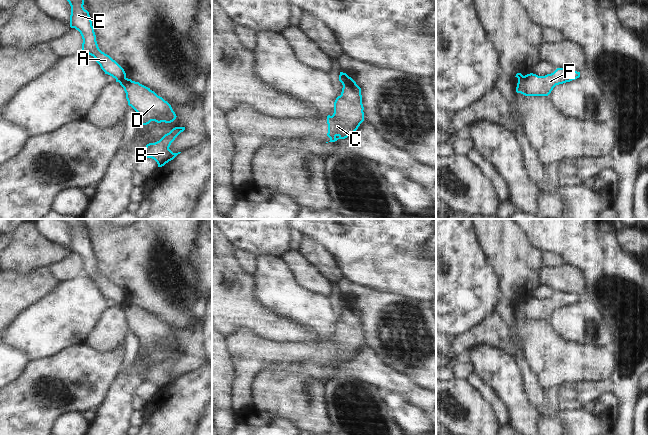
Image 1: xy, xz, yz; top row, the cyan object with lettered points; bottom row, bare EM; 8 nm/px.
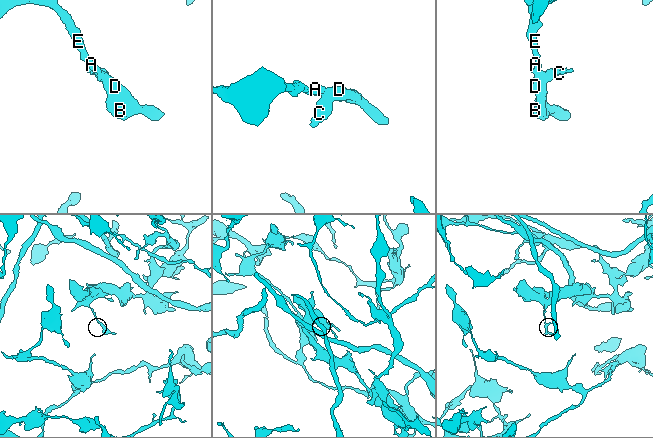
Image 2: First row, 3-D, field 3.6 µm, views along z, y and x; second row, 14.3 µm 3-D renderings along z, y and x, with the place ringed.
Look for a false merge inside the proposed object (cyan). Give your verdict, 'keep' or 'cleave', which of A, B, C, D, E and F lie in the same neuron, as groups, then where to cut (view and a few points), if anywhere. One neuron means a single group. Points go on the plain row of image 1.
cleave | A E / B C D F | xy (125, 301), (118, 305)

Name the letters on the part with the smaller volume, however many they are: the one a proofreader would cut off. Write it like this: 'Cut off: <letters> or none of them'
Cut off: B, C, D, F.

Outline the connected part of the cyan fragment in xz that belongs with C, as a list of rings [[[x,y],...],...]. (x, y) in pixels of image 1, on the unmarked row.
[[[351,301],[342,309],[341,319],[334,326],[334,337],[327,340],[329,366],[347,362],[364,345],[361,312]]]

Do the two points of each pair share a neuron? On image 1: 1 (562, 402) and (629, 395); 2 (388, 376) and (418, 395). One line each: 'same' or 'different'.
1: same
2: same

